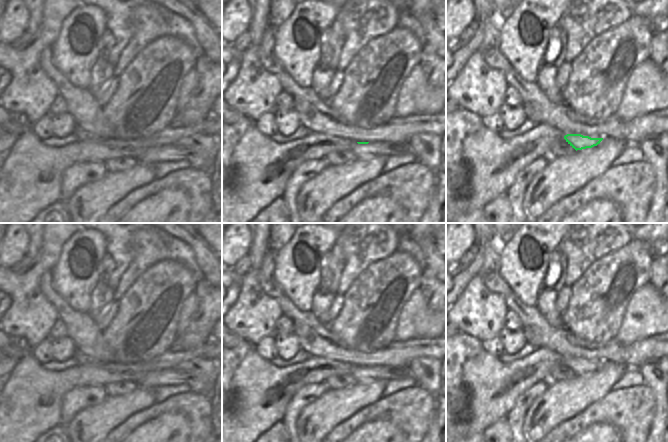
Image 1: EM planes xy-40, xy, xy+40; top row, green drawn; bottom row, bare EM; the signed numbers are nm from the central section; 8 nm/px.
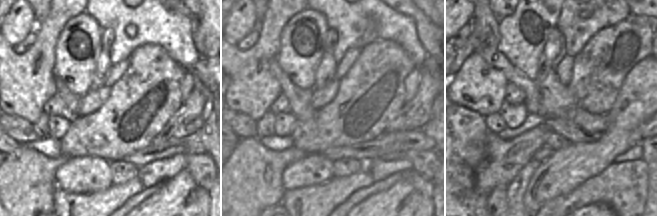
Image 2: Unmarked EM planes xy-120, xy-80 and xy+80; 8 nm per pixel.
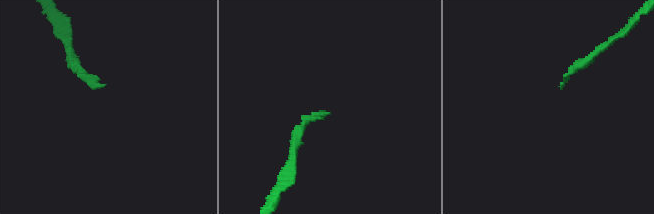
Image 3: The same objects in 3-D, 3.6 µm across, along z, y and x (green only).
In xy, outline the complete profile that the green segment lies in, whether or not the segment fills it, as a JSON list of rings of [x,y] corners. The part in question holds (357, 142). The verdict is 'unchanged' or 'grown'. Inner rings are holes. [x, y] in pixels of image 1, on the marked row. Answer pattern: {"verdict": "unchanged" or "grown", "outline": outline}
{"verdict": "grown", "outline": [[[354,142],[350,149],[358,159],[369,160],[377,156],[391,156],[413,152],[407,144],[387,144],[386,142]]]}

